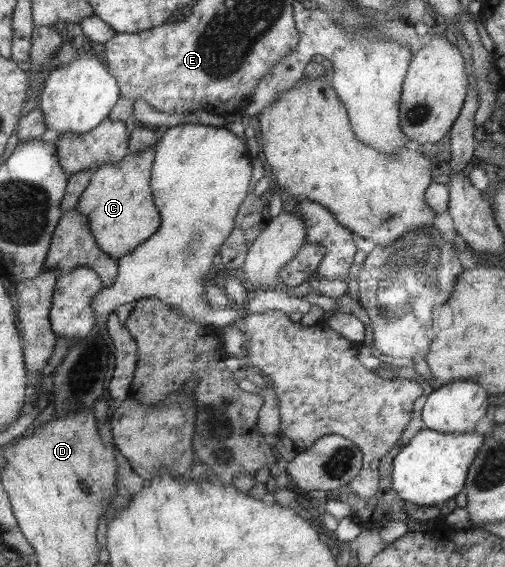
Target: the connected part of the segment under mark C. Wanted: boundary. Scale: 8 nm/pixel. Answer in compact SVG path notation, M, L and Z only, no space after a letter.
M156 144L149 150L137 151L122 161L103 163L93 170L85 190L79 197L76 209L87 217L87 226L95 243L109 258L119 260L129 254L160 228L160 213L152 198L151 170L155 160Z

